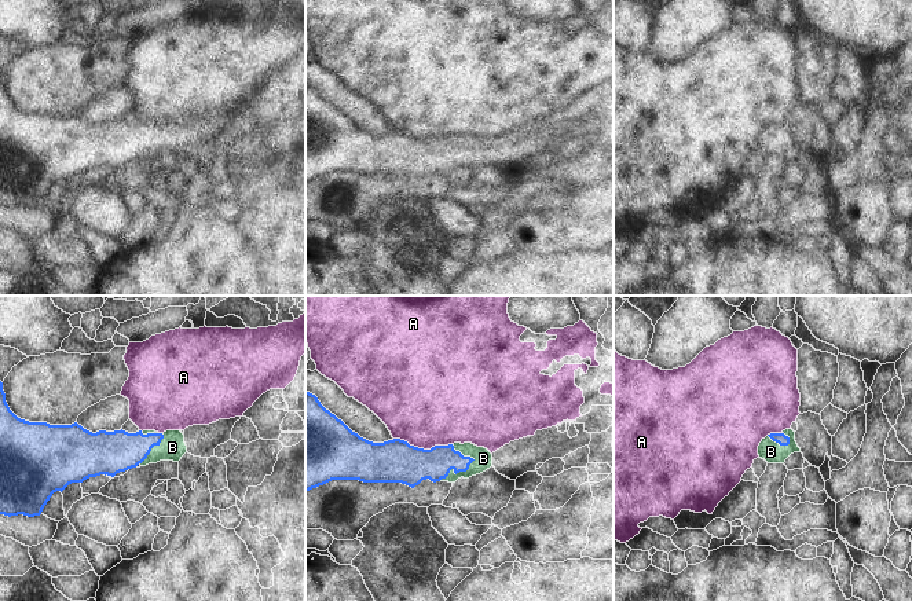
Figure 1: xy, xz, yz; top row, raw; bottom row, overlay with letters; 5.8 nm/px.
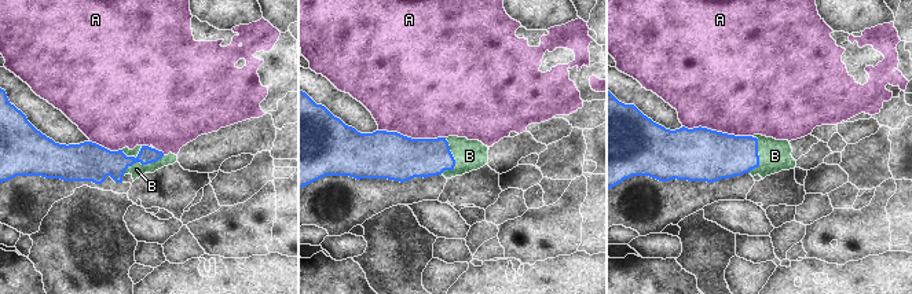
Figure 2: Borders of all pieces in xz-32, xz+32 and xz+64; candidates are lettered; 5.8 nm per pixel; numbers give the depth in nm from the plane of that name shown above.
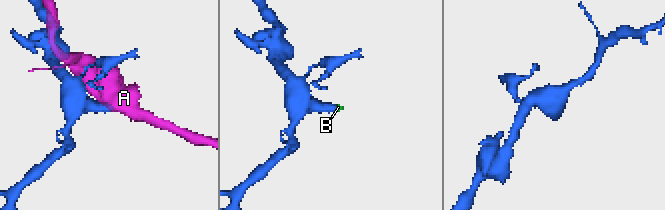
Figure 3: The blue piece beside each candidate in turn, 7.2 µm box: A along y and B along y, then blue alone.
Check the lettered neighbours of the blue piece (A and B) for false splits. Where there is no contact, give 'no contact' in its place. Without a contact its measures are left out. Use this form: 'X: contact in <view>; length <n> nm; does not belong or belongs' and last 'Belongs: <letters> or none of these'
A: contact in xz; length 340 nm; does not belong
B: contact in xz; length 240 nm; belongs
Belongs: B

